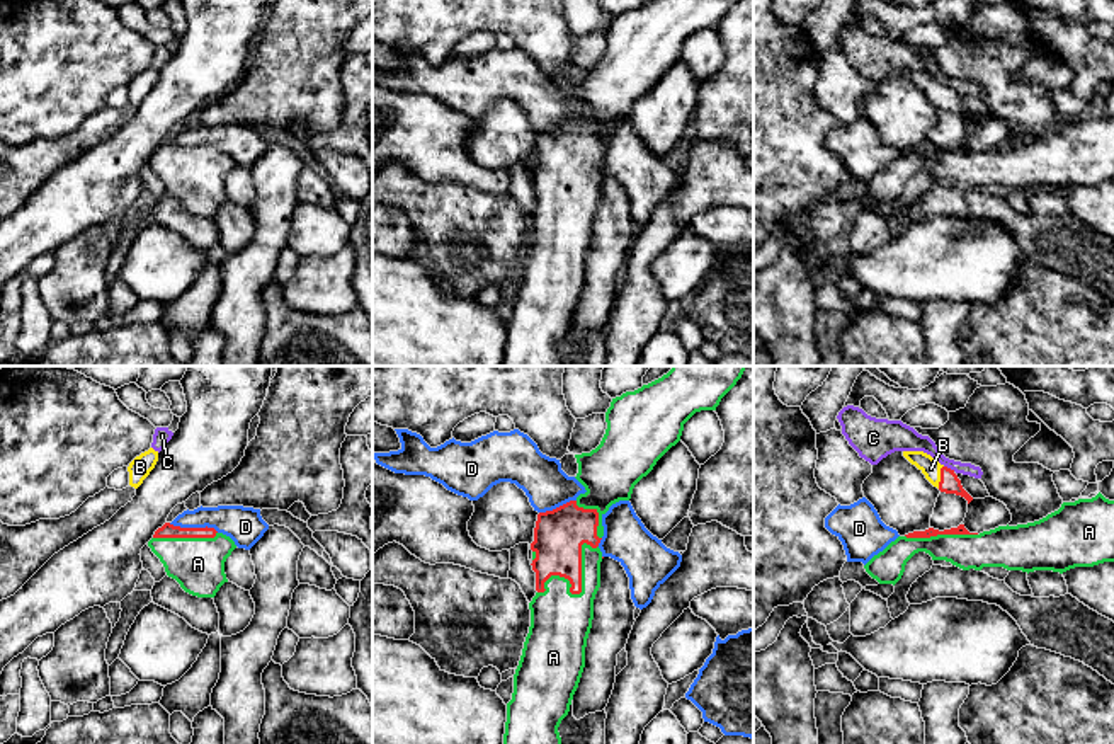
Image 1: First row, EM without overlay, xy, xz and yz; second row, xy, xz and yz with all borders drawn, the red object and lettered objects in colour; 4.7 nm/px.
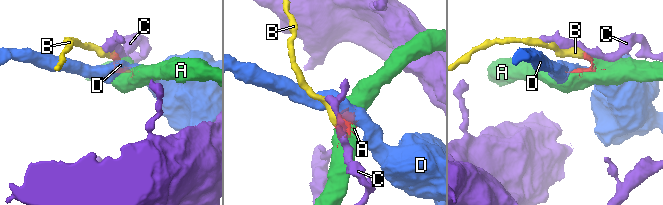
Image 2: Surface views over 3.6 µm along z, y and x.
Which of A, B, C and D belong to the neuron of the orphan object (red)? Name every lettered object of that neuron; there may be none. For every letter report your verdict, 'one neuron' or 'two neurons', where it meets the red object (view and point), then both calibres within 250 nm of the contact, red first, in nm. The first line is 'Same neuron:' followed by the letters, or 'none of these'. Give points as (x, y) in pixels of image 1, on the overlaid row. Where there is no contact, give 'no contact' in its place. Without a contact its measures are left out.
Same neuron: A, B
A: one neuron; contact xz (580, 589); calibres 220 and 280 nm
B: one neuron; contact yz (941, 477); calibres 90 and 90 nm
C: two neurons; contact yz (949, 469); calibres 90 and 110 nm
D: two neurons; contact xy (194, 528); calibres 70 and 180 nm

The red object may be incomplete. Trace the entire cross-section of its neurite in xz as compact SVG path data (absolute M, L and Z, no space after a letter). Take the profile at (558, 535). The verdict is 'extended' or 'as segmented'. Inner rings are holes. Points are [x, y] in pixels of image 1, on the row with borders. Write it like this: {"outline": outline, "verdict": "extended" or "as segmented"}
{"outline": "M672 366L662 378L612 398L600 444L590 453L575 455L575 478L587 492L553 511L539 512L534 528L531 565L537 592L529 603L531 627L514 674L512 700L507 703L503 744L561 744L558 727L570 712L585 667L594 599L600 587L602 516L612 504L631 499L634 485L680 441L684 424L696 412L716 410L745 368Z", "verdict": "extended"}

